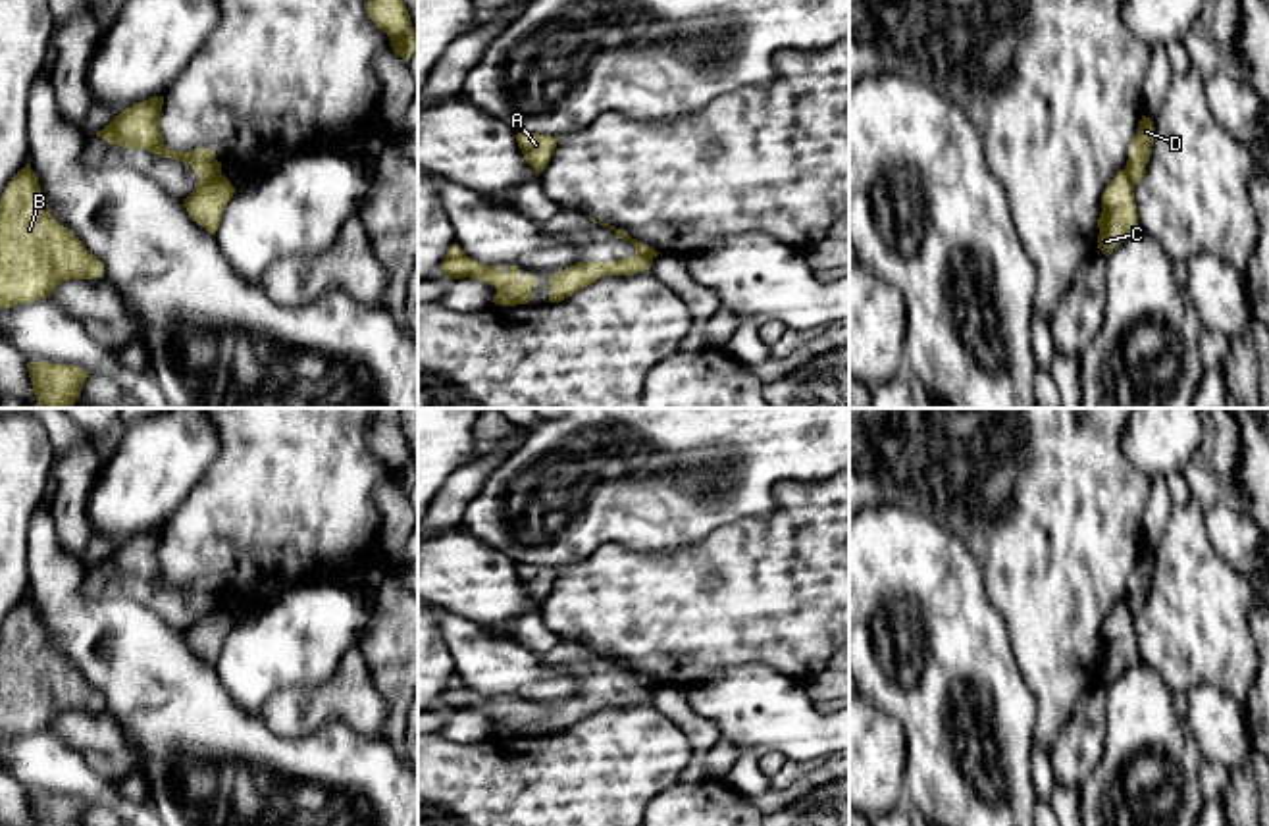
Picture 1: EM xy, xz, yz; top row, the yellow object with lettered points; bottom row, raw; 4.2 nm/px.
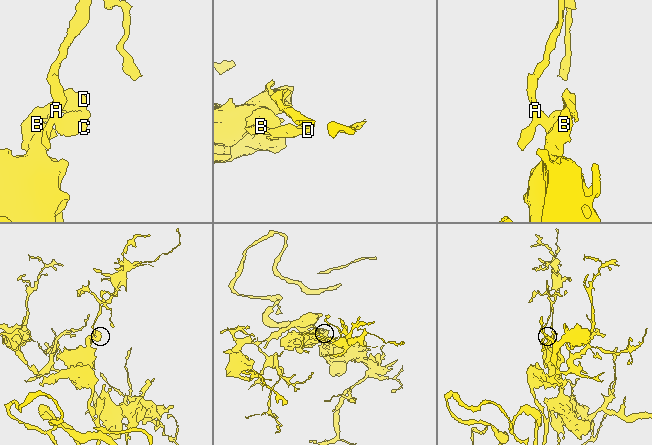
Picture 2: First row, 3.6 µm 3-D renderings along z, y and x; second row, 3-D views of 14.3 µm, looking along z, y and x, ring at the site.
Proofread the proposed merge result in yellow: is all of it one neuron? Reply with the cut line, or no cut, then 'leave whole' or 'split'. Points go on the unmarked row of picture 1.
cut in xy along (220, 605), (199, 617); split

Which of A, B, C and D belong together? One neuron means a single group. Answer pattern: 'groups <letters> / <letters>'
groups A C / B D

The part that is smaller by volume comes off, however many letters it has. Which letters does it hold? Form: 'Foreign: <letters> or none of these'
Foreign: A, C

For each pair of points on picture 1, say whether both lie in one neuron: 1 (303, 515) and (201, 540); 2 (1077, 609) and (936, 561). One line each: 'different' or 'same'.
1: same
2: different

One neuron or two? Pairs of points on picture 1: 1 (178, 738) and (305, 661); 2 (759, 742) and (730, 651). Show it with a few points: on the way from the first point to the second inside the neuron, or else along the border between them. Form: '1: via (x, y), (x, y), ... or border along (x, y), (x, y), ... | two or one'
1: border along (214, 667), (224, 690), (243, 709), (257, 715) | two
2: border along (780, 672), (769, 667), (728, 667), (694, 684) | two

